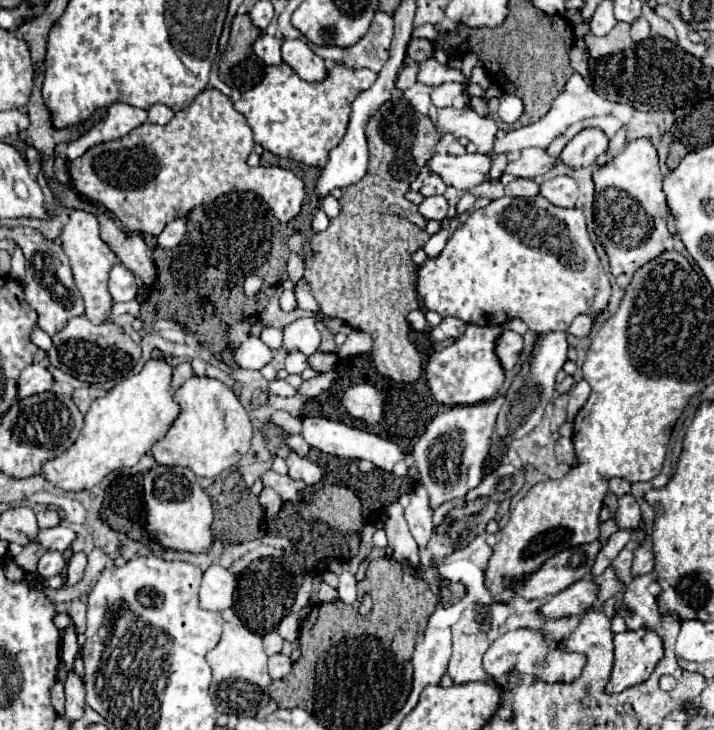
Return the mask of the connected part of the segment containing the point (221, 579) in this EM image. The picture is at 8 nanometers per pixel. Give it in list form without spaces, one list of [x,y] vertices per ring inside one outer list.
[[[210,565],[204,571],[200,587],[200,607],[210,611],[224,611],[234,607],[236,577],[222,565]]]

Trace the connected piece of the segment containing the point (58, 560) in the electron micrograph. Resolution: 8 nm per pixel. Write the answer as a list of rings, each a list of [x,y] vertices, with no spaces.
[[[46,551],[38,561],[38,575],[44,579],[50,579],[62,573],[64,567],[66,567],[66,559],[60,551]]]

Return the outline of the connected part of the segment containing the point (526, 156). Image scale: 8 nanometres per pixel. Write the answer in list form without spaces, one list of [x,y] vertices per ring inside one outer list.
[[[532,147],[532,149],[524,149],[518,159],[510,161],[506,167],[506,173],[514,175],[514,177],[534,179],[534,177],[540,177],[546,171],[550,171],[552,165],[554,165],[554,159],[548,155],[546,149]]]

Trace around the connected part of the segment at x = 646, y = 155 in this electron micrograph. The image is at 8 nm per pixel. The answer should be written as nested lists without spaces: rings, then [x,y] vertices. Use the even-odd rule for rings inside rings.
[[[640,137],[630,141],[612,161],[600,165],[592,173],[592,181],[596,187],[594,193],[594,227],[598,241],[602,243],[608,259],[612,275],[634,275],[636,269],[656,259],[664,251],[664,241],[670,237],[666,221],[668,221],[668,205],[664,201],[662,191],[662,173],[658,167],[658,151],[648,137]]]

